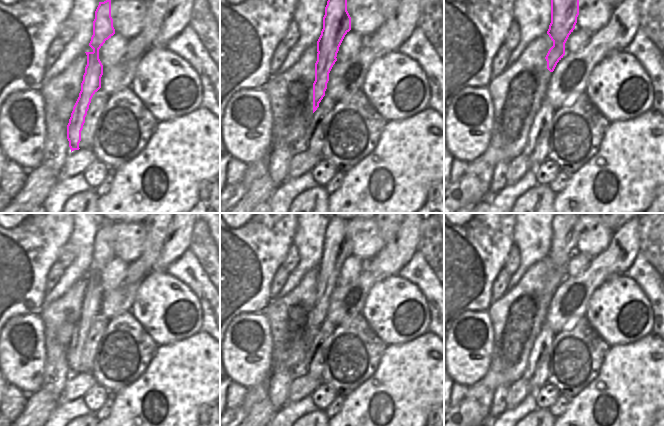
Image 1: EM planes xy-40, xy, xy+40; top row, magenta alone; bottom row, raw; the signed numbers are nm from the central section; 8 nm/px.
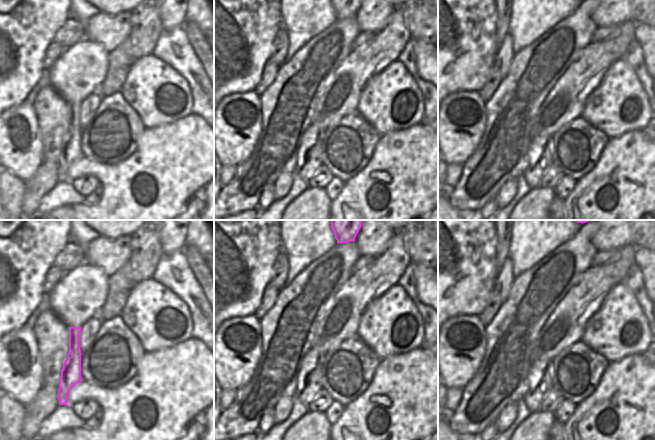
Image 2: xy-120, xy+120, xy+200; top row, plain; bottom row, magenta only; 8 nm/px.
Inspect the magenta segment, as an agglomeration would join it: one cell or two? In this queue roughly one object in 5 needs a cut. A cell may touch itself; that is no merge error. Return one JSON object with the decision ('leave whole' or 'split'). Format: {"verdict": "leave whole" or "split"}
{"verdict": "leave whole"}

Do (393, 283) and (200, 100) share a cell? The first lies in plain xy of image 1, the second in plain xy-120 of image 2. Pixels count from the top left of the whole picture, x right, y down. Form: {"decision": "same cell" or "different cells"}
{"decision": "different cells"}

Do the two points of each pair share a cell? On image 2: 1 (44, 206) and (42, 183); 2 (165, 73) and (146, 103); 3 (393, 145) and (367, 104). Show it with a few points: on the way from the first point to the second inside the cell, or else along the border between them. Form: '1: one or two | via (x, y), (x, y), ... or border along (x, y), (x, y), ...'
1: two | border along (59, 181), (39, 202), (37, 209)
2: one | via (158, 80), (153, 85), (153, 96)
3: two | border along (409, 127), (392, 130), (381, 135)

